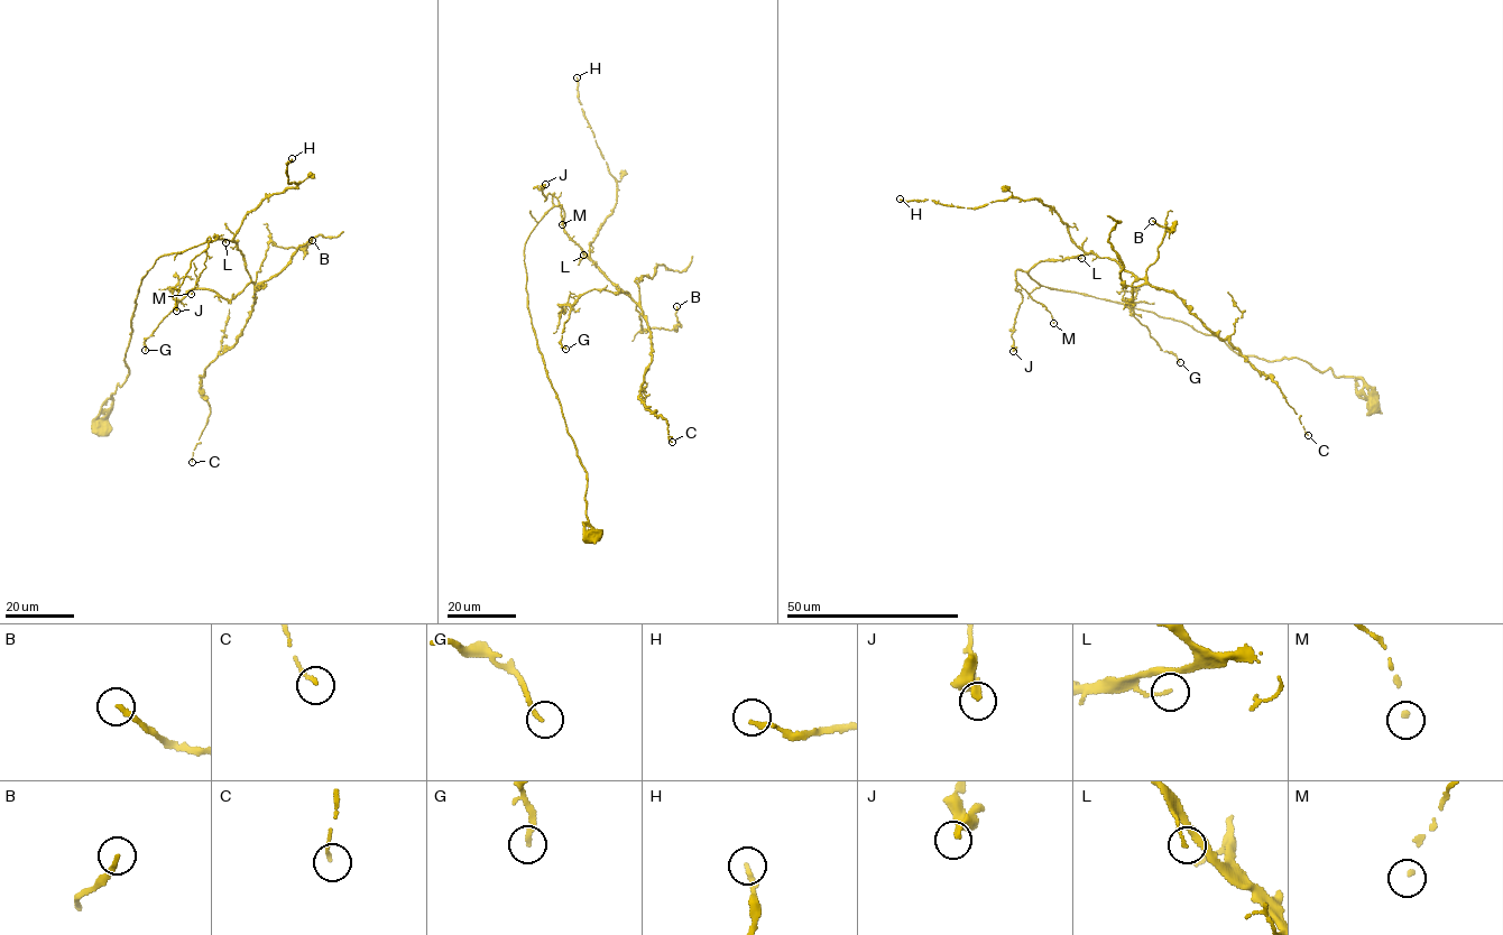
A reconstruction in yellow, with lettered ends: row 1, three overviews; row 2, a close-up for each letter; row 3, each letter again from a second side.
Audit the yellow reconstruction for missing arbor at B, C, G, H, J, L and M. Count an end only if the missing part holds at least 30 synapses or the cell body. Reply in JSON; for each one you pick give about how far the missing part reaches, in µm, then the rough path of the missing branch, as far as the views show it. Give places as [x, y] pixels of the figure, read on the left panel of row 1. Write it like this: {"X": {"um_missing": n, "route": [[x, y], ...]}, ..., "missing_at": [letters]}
{"missing_at": []}

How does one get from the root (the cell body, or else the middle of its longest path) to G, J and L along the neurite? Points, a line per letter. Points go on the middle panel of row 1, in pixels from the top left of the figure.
G: (589, 536), (586, 471), (527, 306), (525, 243), (554, 206), (630, 294), (582, 294), (565, 349)
J: (589, 536), (586, 471), (527, 308), (524, 247), (553, 205), (554, 193), (544, 201), (540, 188), (545, 184)
L: (589, 536), (583, 524), (586, 471), (533, 331), (525, 243), (542, 218), (559, 206), (563, 231), (583, 255)

